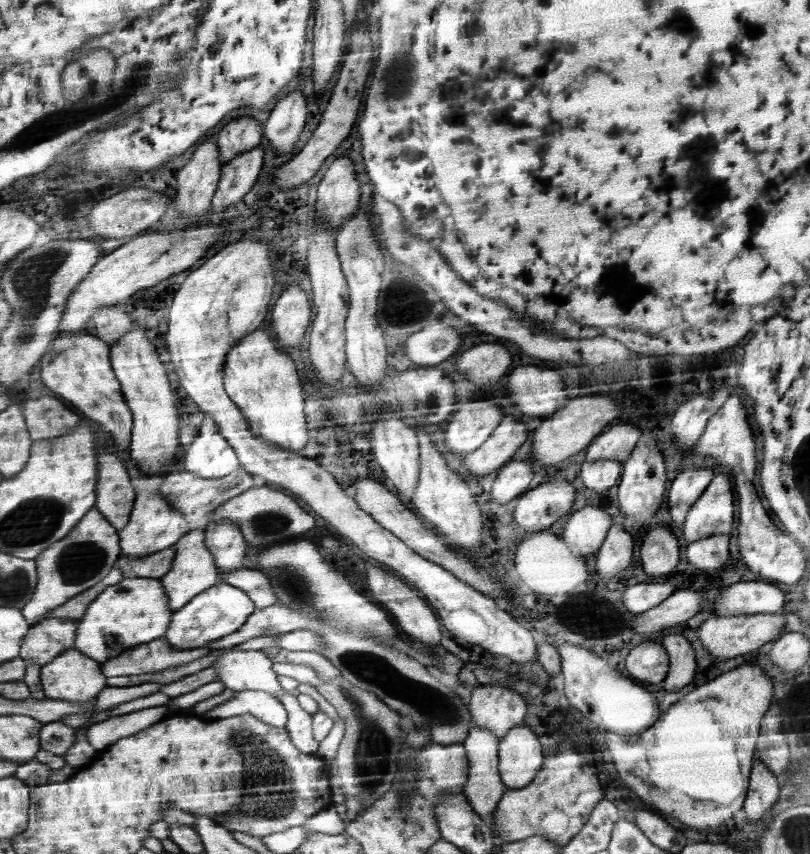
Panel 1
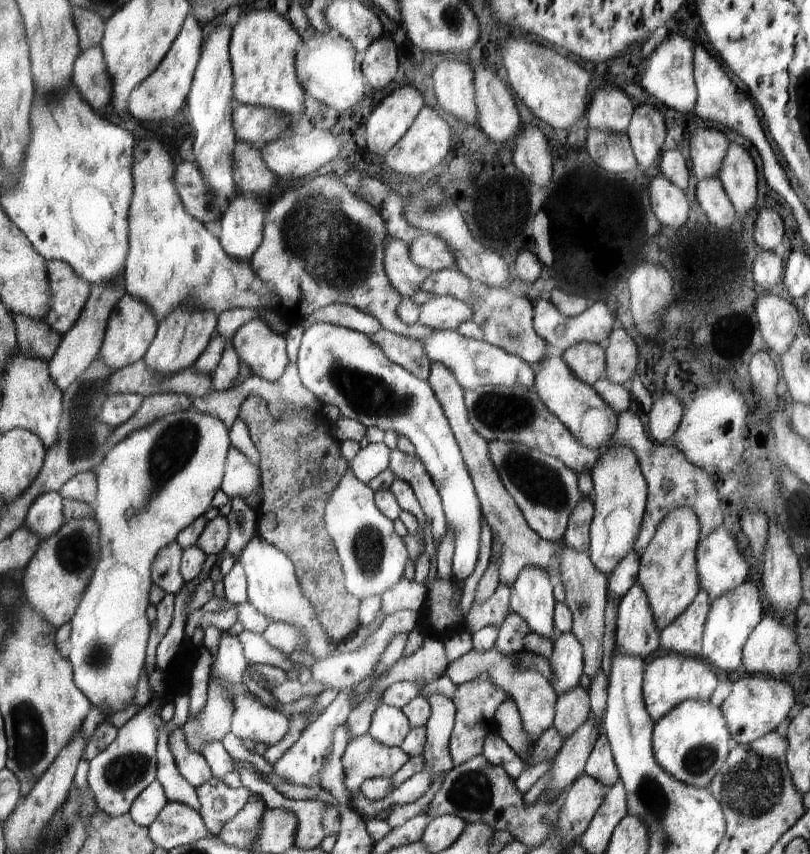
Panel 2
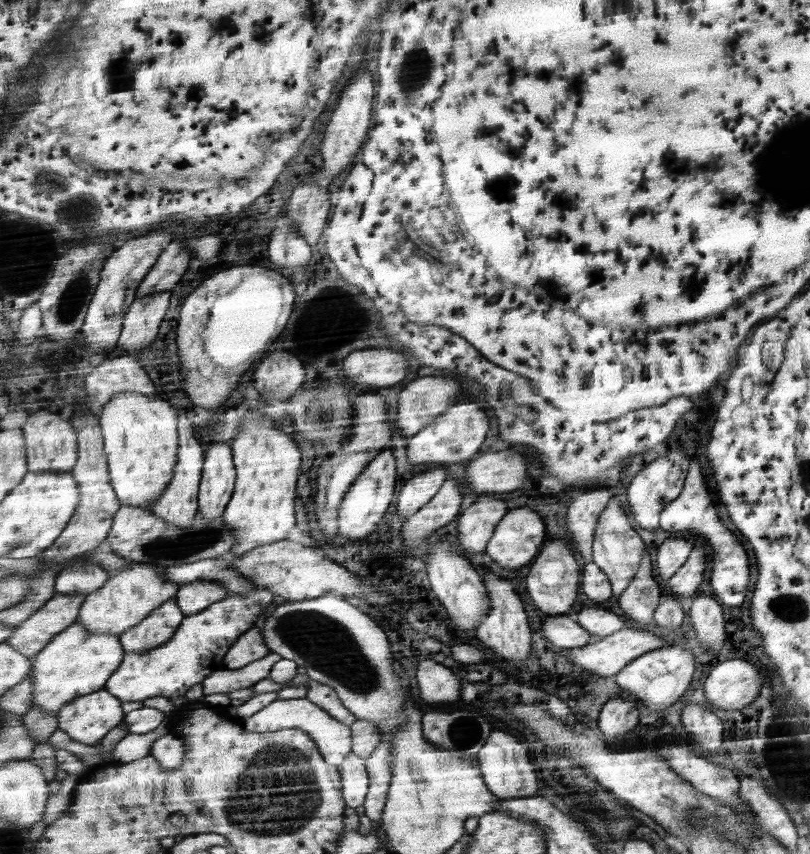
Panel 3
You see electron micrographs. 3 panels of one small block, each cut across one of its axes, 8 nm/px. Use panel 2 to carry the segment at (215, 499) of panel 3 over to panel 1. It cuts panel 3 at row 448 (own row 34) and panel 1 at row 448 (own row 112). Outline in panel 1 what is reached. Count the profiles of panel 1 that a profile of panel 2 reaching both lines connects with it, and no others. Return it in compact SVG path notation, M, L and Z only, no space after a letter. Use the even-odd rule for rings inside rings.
M212 416L206 417L198 438L189 446L185 457L186 471L198 474L207 479L219 479L230 476L242 468L242 462L236 449L221 433L219 424Z

